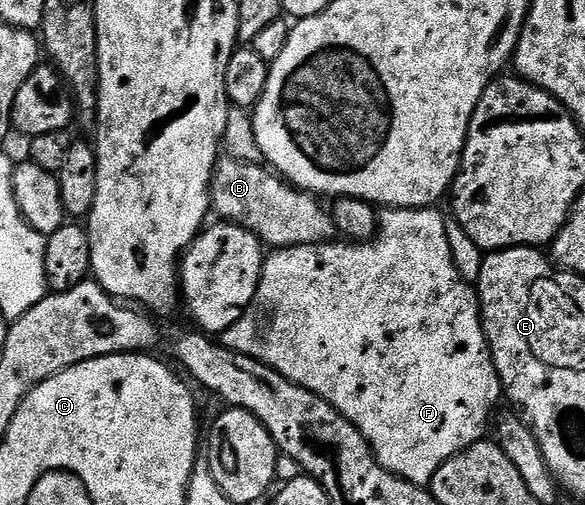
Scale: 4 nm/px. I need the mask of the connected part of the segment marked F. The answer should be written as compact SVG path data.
M385 208L379 214L380 228L370 241L349 243L344 239L333 239L322 245L299 245L285 249L272 249L264 258L262 275L256 292L255 308L244 314L234 327L219 334L220 344L230 351L241 353L247 357L269 365L278 371L290 383L318 395L323 401L329 401L336 410L358 431L372 448L372 454L395 477L406 479L421 487L431 486L434 475L442 463L449 461L456 453L461 453L475 441L485 436L484 424L492 413L492 408L502 401L500 376L492 362L492 353L488 349L488 336L484 333L484 323L480 316L480 299L471 284L464 282L460 269L456 266L456 257L452 254L452 241L448 238L448 225L439 213L439 208L426 209L390 209Z

